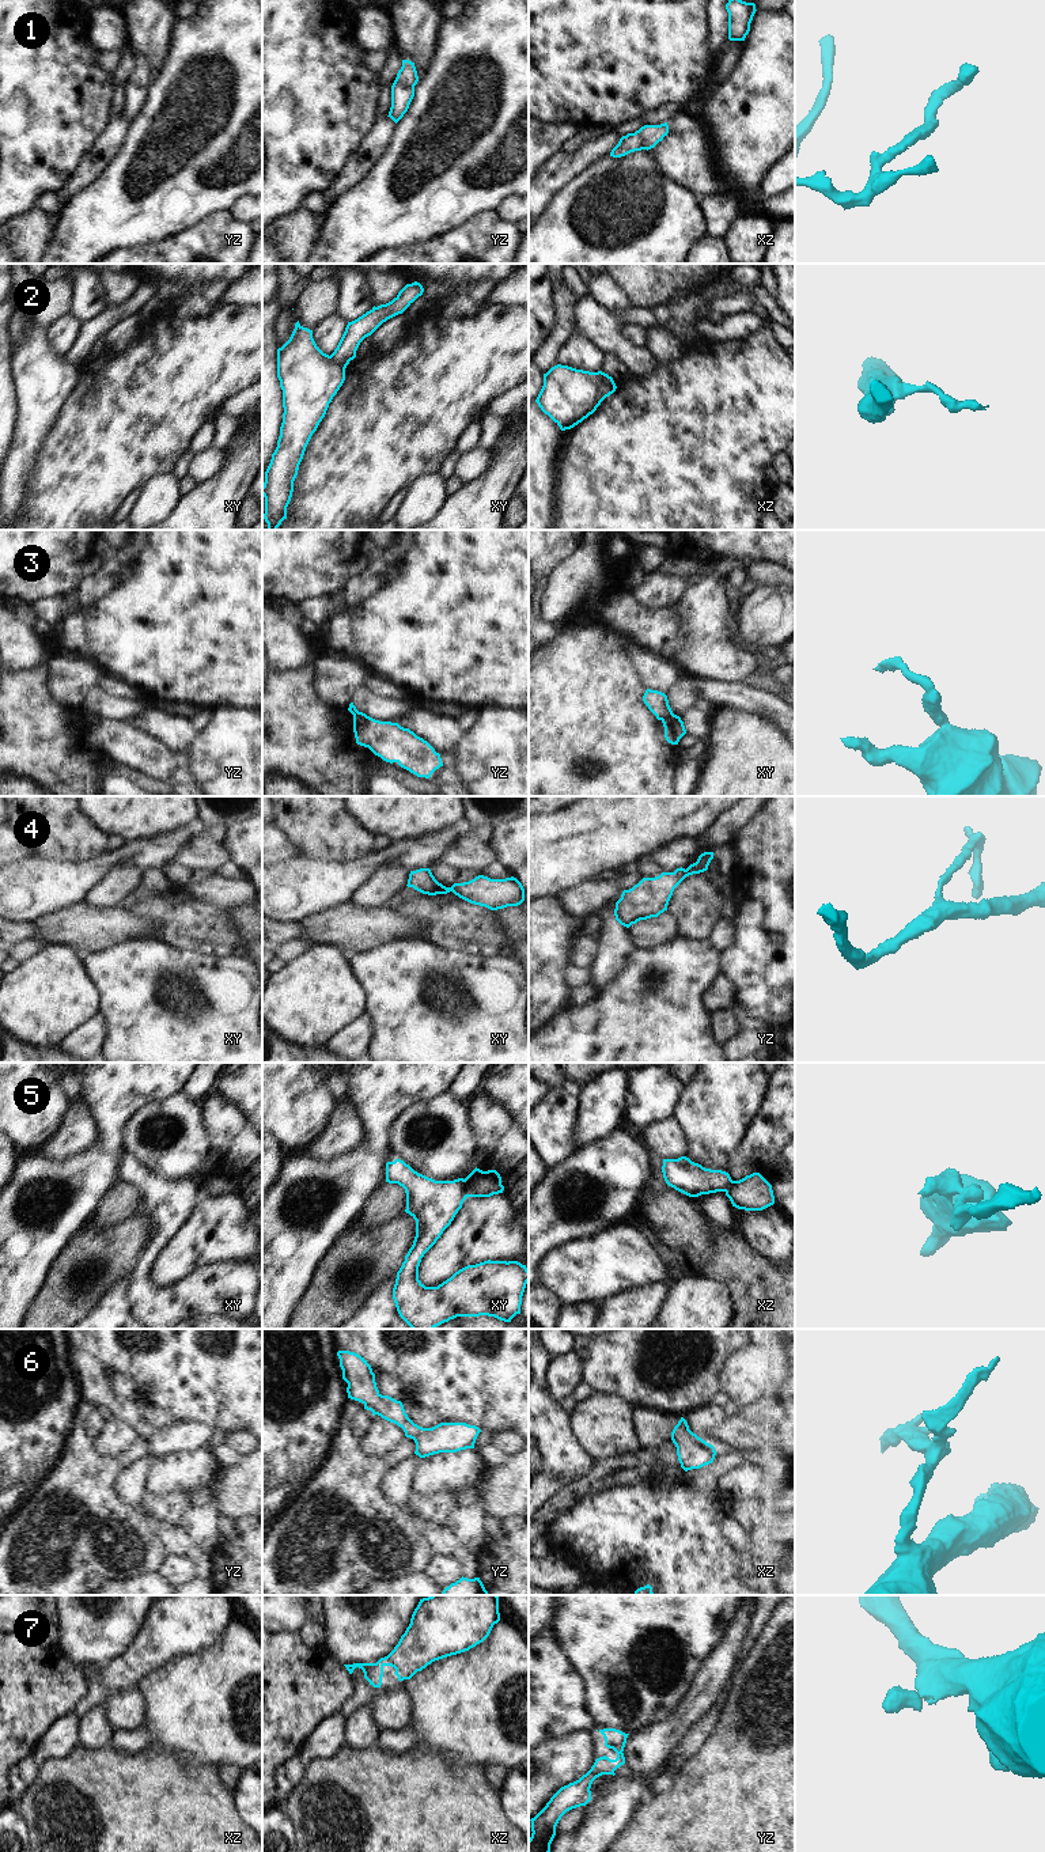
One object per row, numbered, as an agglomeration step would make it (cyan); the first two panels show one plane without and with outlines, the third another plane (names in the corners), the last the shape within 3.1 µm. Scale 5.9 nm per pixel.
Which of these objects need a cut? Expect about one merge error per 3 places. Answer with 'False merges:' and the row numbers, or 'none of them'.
False merges: 2, 3, 5

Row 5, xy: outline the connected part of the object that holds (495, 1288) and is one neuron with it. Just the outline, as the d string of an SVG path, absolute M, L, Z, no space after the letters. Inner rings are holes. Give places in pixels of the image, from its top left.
M401 1159L386 1163L386 1182L398 1183L406 1193L406 1209L416 1220L416 1236L397 1272L393 1299L400 1317L412 1329L435 1329L457 1317L495 1317L504 1322L520 1314L522 1296L529 1283L529 1269L518 1261L484 1261L455 1272L438 1287L425 1287L419 1280L419 1266L424 1254L451 1224L466 1200L465 1179L435 1181L414 1171Z

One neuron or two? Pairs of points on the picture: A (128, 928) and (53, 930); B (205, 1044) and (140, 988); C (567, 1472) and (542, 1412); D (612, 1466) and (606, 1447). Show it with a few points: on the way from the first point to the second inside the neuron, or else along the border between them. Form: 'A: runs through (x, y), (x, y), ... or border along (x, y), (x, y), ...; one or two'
A: runs through (109, 928), (72, 928); one
B: runs through (188, 1033), (167, 1014), (162, 1014), (152, 1006); one
C: runs through (563, 1457), (548, 1427); one
D: border along (639, 1447), (595, 1461); two

